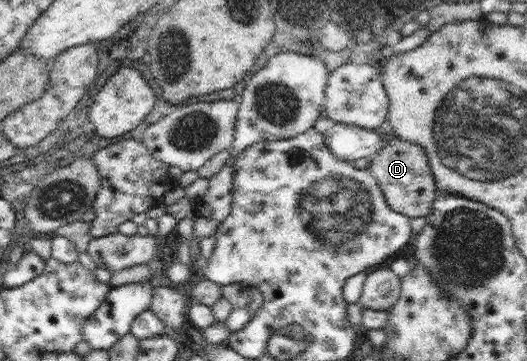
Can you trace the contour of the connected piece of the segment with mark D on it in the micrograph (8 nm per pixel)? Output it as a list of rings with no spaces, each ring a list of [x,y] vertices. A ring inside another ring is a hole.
[[[385,129],[385,133],[386,145],[370,156],[367,168],[376,178],[388,206],[412,219],[430,214],[438,190],[426,151],[422,146],[401,139],[388,129]]]

